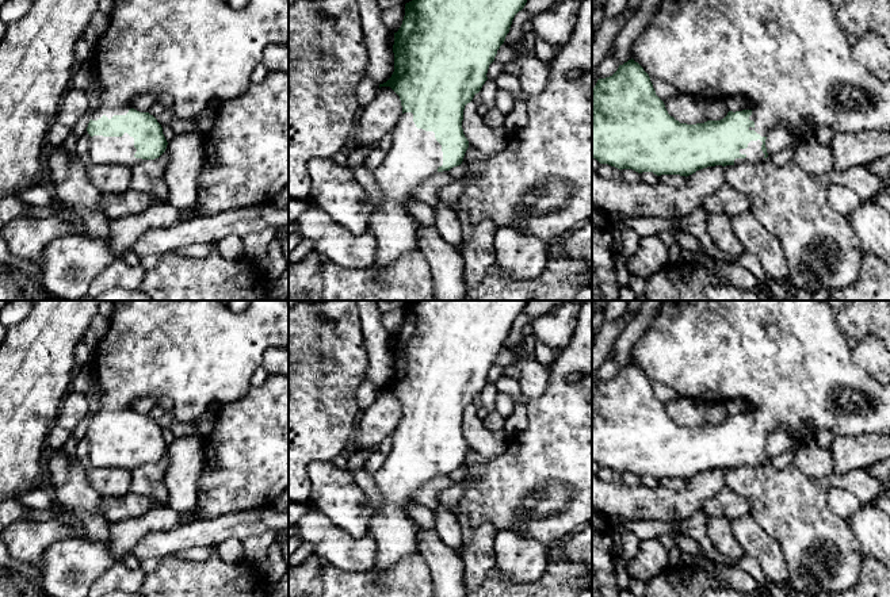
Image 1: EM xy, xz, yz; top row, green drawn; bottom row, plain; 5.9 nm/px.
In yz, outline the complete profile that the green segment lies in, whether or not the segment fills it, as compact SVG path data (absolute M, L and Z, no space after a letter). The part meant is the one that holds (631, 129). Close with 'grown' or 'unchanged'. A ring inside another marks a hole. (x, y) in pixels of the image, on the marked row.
M661 0L657 11L649 19L641 37L631 45L631 58L619 65L618 70L606 79L599 79L592 89L592 158L600 164L608 164L618 169L633 169L638 173L653 172L661 175L690 176L699 169L715 165L756 164L768 157L765 139L771 129L782 129L783 125L797 129L801 134L803 123L811 123L817 129L828 126L834 133L862 133L890 130L890 81L882 81L872 76L852 56L852 46L847 41L847 32L840 27L833 5L826 0ZM652 77L673 85L680 93L696 96L702 100L725 100L730 96L741 96L752 103L749 110L729 111L721 120L704 123L680 123L671 116L664 102L656 95Z | grown

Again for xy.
M114 0L108 28L103 38L93 46L91 57L96 66L100 106L92 114L85 131L89 143L89 165L122 165L131 168L141 161L158 158L168 145L163 134L163 127L149 112L140 112L134 110L131 100L144 93L154 96L168 93L173 99L175 114L183 119L194 119L211 103L219 104L242 95L252 83L253 69L263 62L264 49L274 43L289 45L289 0L249 0L240 11L234 11L226 0Z | grown

